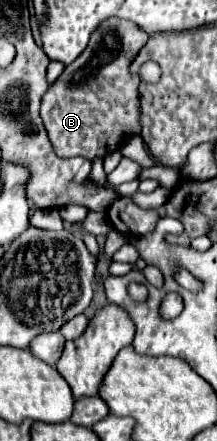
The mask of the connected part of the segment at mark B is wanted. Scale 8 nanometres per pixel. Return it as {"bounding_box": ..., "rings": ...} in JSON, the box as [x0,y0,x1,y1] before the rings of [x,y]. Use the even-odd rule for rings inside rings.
{"bounding_box":[40,17,150,161],"rings":[[[118,17],[104,19],[98,25],[98,29],[92,33],[88,47],[82,51],[82,55],[74,63],[66,65],[64,73],[56,79],[54,85],[50,85],[50,89],[42,97],[40,117],[58,157],[70,159],[80,155],[92,161],[94,157],[104,157],[106,153],[120,149],[120,145],[124,145],[126,139],[140,135],[140,109],[138,91],[136,91],[138,83],[136,79],[132,79],[128,65],[134,61],[134,57],[146,45],[148,39],[150,35],[144,33],[140,27],[136,27],[132,21]]]}

